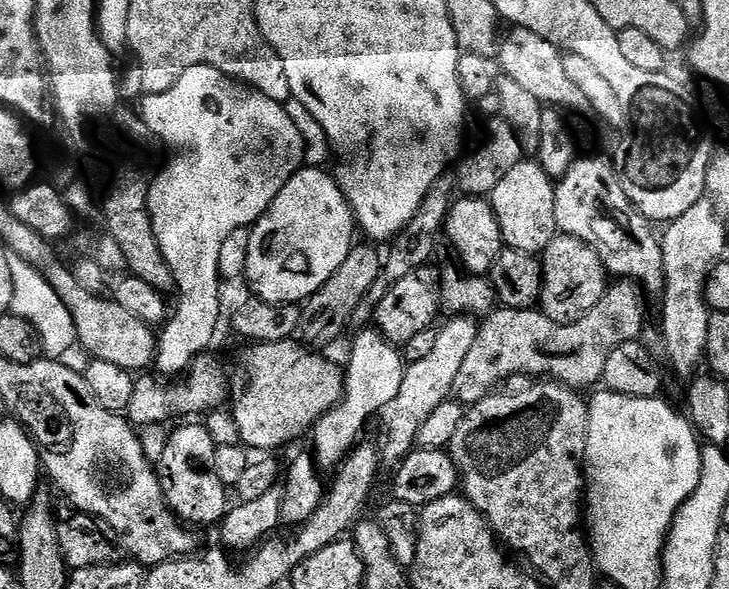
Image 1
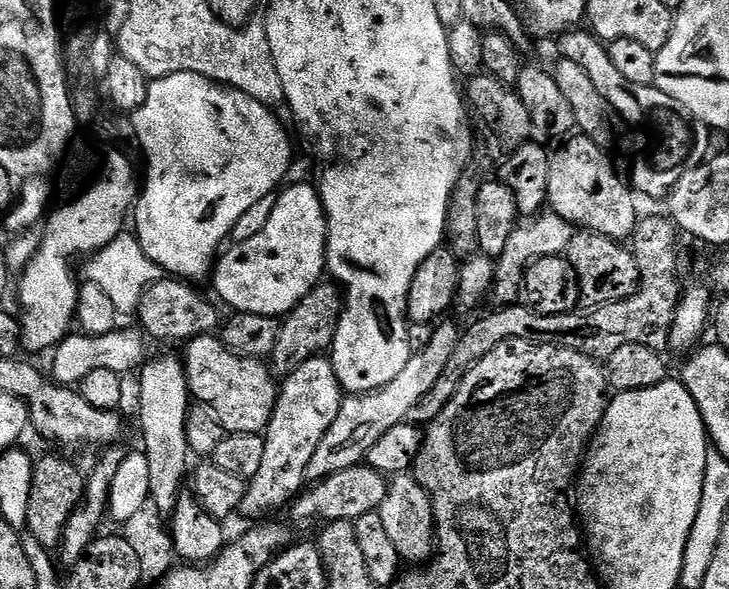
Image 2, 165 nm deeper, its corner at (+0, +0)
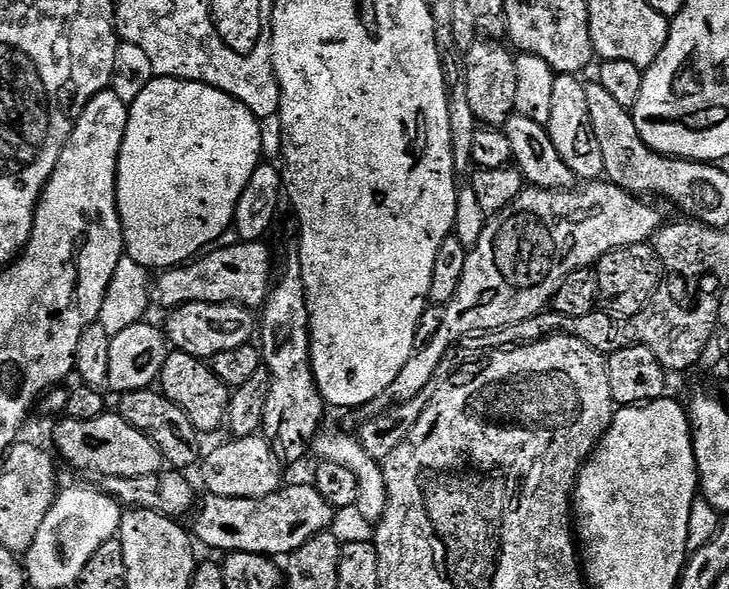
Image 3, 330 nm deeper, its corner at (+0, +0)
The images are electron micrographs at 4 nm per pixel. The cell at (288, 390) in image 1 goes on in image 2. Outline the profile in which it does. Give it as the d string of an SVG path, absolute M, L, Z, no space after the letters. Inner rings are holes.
M216 334L194 336L185 348L182 359L191 399L207 407L225 433L263 433L274 414L278 395L278 380L271 367L264 360L234 354Z

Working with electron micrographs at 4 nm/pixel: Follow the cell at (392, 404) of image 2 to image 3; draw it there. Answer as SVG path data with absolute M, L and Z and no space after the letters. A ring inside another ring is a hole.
M615 182L609 184L584 184L577 192L571 192L573 189L568 186L561 187L559 190L554 188L543 188L541 186L532 186L520 193L518 198L514 198L514 202L510 202L510 206L506 206L501 212L495 213L487 221L485 230L475 247L468 253L468 265L462 274L462 282L456 291L456 297L452 299L452 303L446 307L446 318L442 322L442 326L438 329L438 334L434 334L434 338L430 343L417 347L412 357L406 362L406 366L402 366L402 374L398 374L398 378L394 378L394 382L388 387L387 395L393 396L391 399L396 402L417 399L421 395L420 391L431 382L436 376L436 371L440 368L440 363L444 360L444 355L459 342L463 336L468 336L471 332L496 332L506 330L511 324L517 324L523 320L529 320L535 316L539 316L555 301L556 292L562 286L562 282L566 282L566 278L570 274L574 274L574 270L579 268L587 268L595 265L608 252L613 252L616 248L624 248L628 244L642 244L651 241L652 235L660 228L660 216L656 213L656 208L652 204L647 204L647 199L641 198L639 195L633 194L627 188L620 187Z

